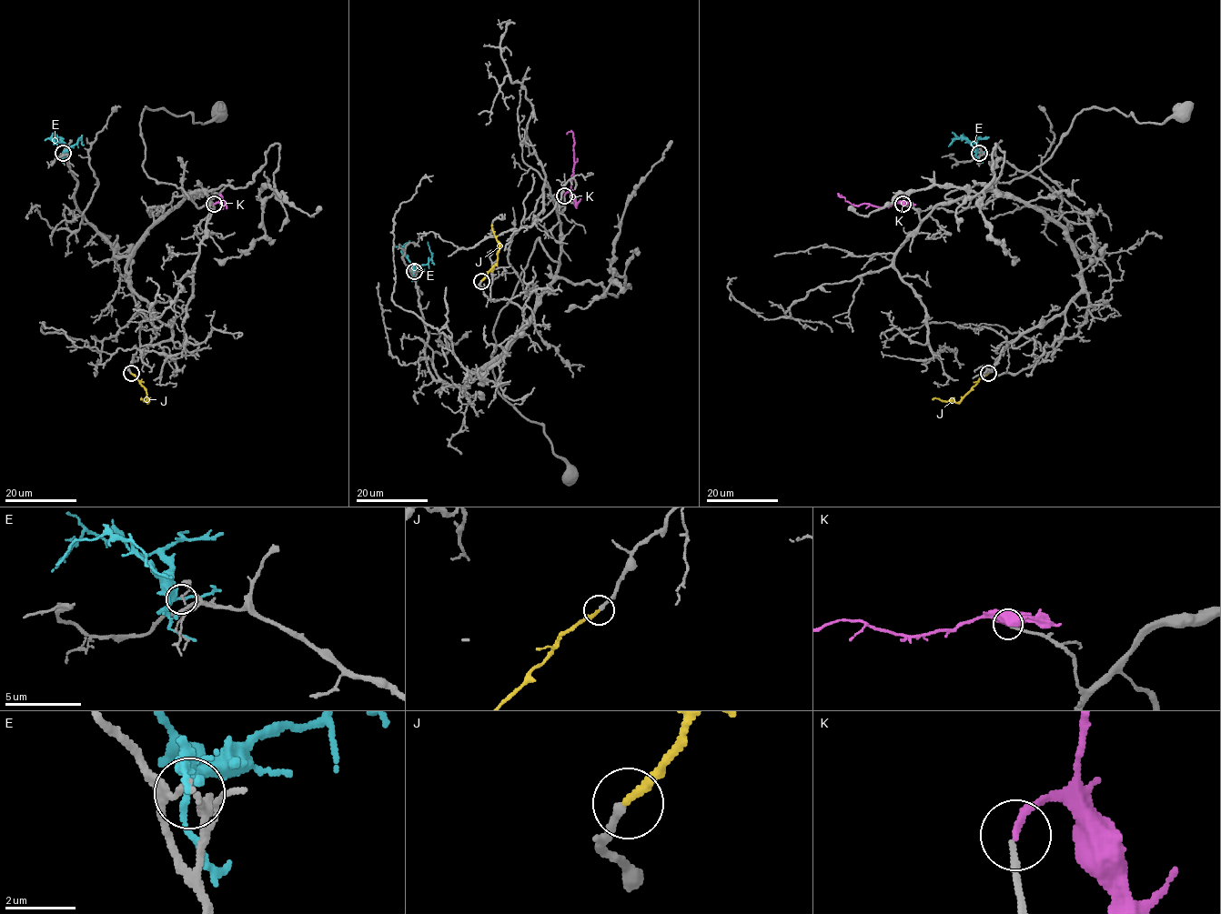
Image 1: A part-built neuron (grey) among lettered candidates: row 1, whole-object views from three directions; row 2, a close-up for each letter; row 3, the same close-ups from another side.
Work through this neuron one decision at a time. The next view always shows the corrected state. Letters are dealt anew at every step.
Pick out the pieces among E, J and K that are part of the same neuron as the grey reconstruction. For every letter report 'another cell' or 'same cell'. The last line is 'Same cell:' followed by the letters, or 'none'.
E: another cell
J: same cell
K: same cell
Same cell: J, K

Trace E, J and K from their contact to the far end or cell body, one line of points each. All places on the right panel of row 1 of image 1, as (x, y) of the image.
E: (979, 153), (973, 142), (959, 137), (948, 146)
J: (988, 373), (958, 402), (933, 399)
K: (903, 205), (852, 205), (840, 197), (842, 195)

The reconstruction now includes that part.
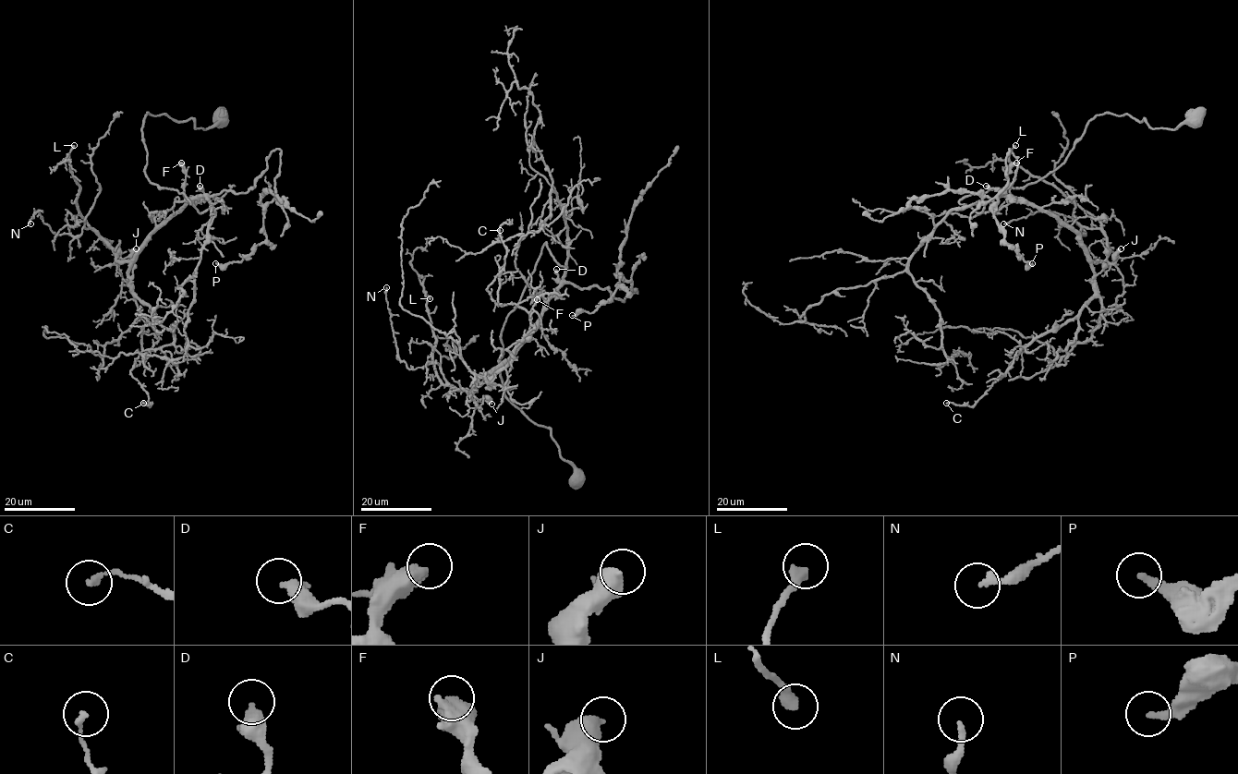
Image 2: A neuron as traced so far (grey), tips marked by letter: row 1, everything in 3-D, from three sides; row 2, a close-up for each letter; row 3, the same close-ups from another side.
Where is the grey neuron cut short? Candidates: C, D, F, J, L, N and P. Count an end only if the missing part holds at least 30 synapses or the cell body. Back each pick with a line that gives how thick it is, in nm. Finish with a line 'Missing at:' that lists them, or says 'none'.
Missing at: none

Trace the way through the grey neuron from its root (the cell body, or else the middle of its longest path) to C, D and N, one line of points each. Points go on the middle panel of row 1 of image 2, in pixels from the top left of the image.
C: (577, 479), (498, 368), (546, 242), (561, 284), (484, 378), (530, 326), (486, 289), (504, 267), (500, 230)
D: (577, 479), (551, 430), (505, 394), (498, 368), (501, 332), (546, 242), (565, 268), (560, 282), (556, 269)
N: (577, 479), (498, 368), (546, 242), (561, 284), (469, 391), (436, 363), (400, 359), (386, 287)

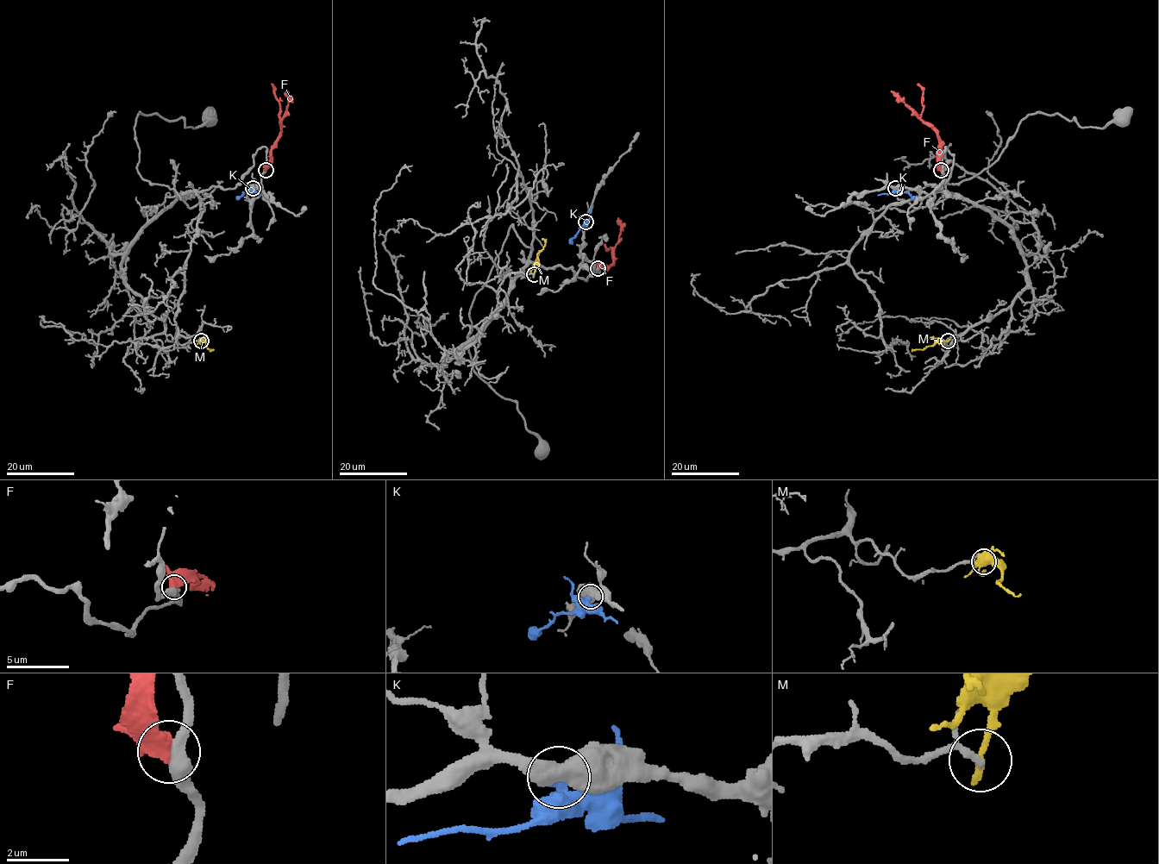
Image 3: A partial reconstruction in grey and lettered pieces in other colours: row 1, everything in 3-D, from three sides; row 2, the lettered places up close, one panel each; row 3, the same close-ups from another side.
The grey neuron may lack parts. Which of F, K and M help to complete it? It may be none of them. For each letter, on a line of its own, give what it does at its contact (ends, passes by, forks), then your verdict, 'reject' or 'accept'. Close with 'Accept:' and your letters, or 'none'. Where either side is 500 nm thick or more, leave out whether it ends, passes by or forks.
F: reject
K: reject
M: it ends; reject
Accept: none

